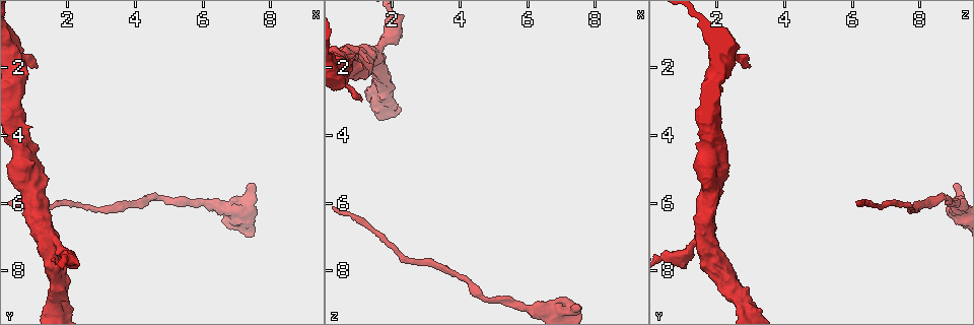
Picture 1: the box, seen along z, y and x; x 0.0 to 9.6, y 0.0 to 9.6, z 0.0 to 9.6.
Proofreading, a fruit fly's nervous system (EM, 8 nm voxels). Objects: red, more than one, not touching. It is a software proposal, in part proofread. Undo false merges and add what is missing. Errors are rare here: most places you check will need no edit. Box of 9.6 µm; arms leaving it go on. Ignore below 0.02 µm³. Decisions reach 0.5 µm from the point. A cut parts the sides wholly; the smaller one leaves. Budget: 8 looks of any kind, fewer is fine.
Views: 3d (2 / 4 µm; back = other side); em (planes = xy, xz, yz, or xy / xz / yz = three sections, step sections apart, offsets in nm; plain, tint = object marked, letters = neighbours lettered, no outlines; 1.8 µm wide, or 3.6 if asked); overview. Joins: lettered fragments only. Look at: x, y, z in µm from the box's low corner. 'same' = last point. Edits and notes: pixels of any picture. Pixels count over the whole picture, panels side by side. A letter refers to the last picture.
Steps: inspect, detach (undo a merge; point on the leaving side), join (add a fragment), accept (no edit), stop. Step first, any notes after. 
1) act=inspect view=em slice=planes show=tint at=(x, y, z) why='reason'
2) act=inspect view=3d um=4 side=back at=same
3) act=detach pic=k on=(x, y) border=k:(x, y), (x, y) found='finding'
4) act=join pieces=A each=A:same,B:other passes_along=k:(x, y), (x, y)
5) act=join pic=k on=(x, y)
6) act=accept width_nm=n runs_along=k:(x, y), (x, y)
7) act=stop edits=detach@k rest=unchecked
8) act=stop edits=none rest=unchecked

act=inspect view=3d um=2 at=(7.40, 5.40, 9.05)

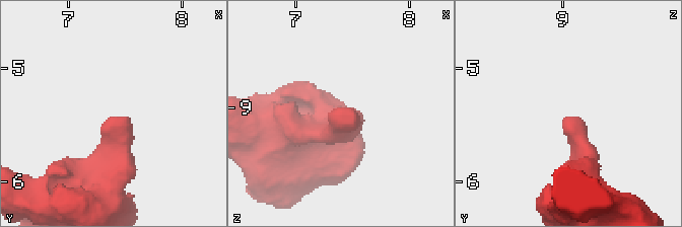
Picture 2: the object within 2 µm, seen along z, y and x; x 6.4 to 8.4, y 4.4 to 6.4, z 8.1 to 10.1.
act=inspect view=em slice=planes show=letters at=(7.46, 5.46, 9.02) why='need the tissue'

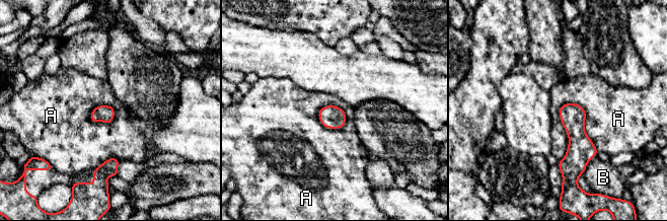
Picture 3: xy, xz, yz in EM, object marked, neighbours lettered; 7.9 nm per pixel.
act=accept each=A:other,B:other found='no lettered fragment goes on from it'

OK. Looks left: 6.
act=inspect view=3d um=2 at=(1.05, 2.00, 2.95) why='an open end'

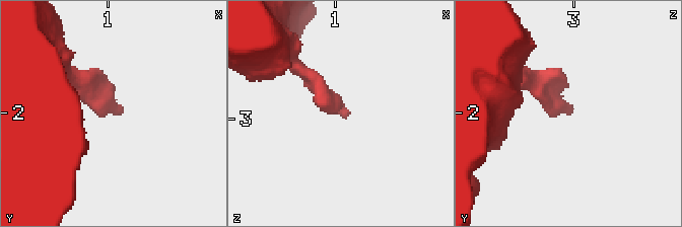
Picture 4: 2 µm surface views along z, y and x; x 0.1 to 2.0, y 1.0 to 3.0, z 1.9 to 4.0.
act=inspect view=em slice=planes show=letters at=(1.08, 1.98, 3.00)

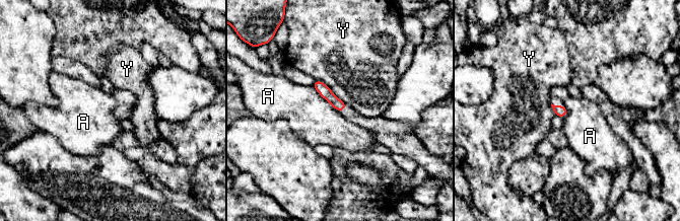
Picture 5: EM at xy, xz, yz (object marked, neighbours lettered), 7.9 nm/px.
act=accept each=A:other,Y:other runs_along=5:(318, 83), (338, 104), (342, 105) found='none of them fits'

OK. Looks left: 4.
act=inspect view=3d um=4 at=(1.55, 7.05, 1.50)

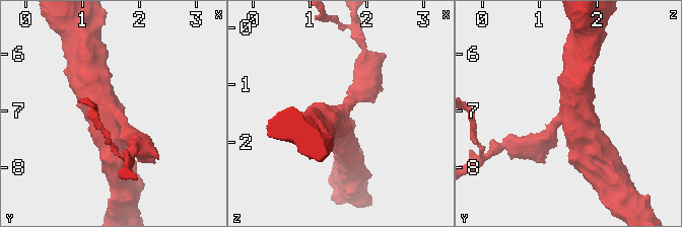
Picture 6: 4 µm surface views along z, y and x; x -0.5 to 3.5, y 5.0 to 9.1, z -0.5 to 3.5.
act=inspect view=em slice=planes show=letters at=(1.60, 7.05, 1.45) arms=3 arm_widths_nm=300,480,500

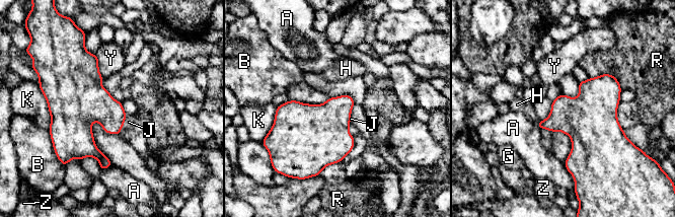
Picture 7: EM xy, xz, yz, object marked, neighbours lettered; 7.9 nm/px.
act=accept longest_contact=R:300nm each=A:other,B:other,G:other,H:other,J:other,K:other,R:other,Y:other,Z:other border=7:(127, 115), (119, 134) found='continuous, no second cell'

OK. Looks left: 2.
act=stop edits=none rest=unchecked

